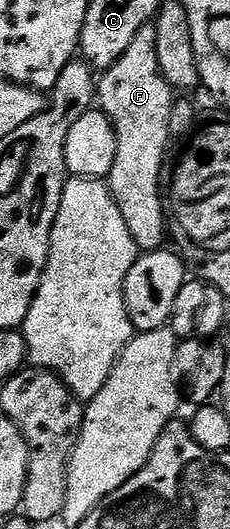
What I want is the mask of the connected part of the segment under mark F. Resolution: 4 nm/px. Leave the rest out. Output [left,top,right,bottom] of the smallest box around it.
[95,24,175,251]

